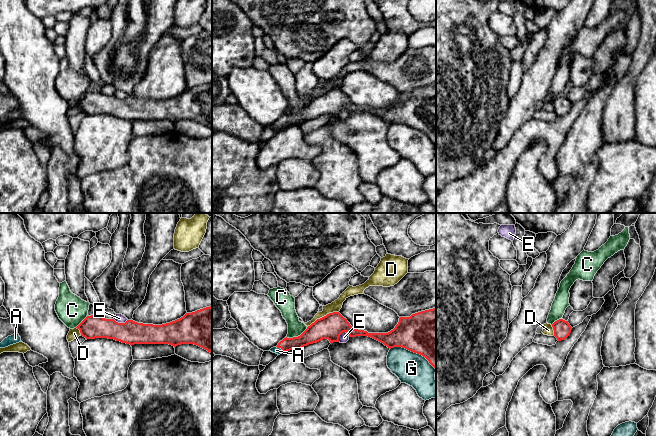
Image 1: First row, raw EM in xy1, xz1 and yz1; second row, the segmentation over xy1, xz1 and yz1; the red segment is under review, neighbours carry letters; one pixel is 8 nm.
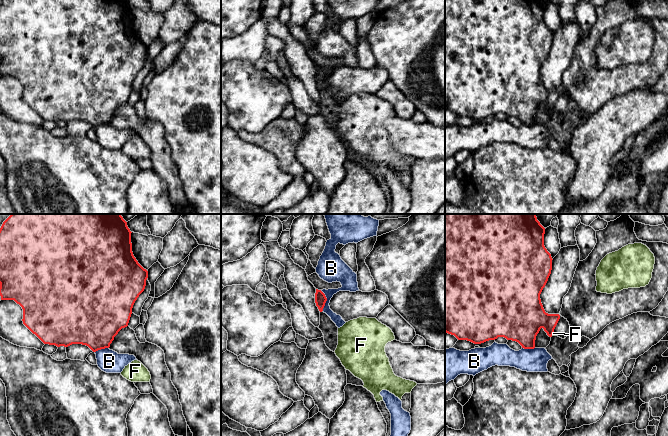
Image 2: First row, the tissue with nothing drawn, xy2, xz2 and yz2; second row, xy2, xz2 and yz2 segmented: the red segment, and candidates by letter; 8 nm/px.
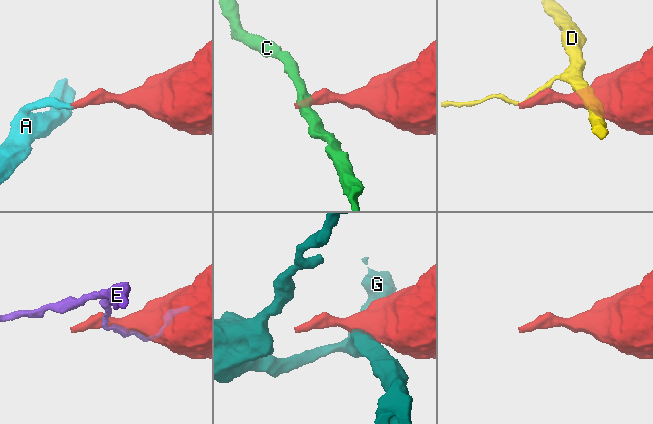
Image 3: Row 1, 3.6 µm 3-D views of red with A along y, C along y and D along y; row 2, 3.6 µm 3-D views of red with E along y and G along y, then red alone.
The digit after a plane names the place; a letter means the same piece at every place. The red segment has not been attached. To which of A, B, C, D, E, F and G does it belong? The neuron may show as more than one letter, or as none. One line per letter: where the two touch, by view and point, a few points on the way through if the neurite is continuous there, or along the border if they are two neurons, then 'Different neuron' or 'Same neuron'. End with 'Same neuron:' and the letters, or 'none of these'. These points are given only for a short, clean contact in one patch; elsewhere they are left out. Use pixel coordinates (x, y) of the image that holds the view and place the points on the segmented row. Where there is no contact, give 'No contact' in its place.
A: Touches red at xz1 (280, 347). Path across: xz1 (309, 336), (297, 343), (280, 347), (276, 350). Same neuron
B: Touches red at xz2 (326, 300). Boundary: xz2 (320, 290), (326, 298), (323, 310). Different neuron
C: Touches red at xz1 (296, 337). Boundary: xz1 (307, 327), (297, 336), (286, 337). Different neuron
D: Touches red at xz1 (322, 317). Different neuron
E: Touches red at xz1 (341, 333). Different neuron
F: Touches red at yz2 (552, 334). Boundary: yz2 (553, 332), (551, 335). Different neuron
G: Touches red at xz1 (413, 351). Different neuron
Same neuron: A

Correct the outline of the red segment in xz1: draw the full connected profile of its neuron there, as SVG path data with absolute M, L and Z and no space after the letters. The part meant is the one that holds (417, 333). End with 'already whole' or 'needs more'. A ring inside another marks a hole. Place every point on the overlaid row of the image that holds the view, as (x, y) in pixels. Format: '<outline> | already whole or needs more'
M436 307L410 317L400 317L398 324L388 333L368 333L355 329L339 312L329 313L308 326L300 336L286 337L269 351L280 355L292 349L300 350L323 339L328 339L330 343L339 342L343 332L349 337L371 337L390 349L405 348L425 357L436 369Z | needs more

